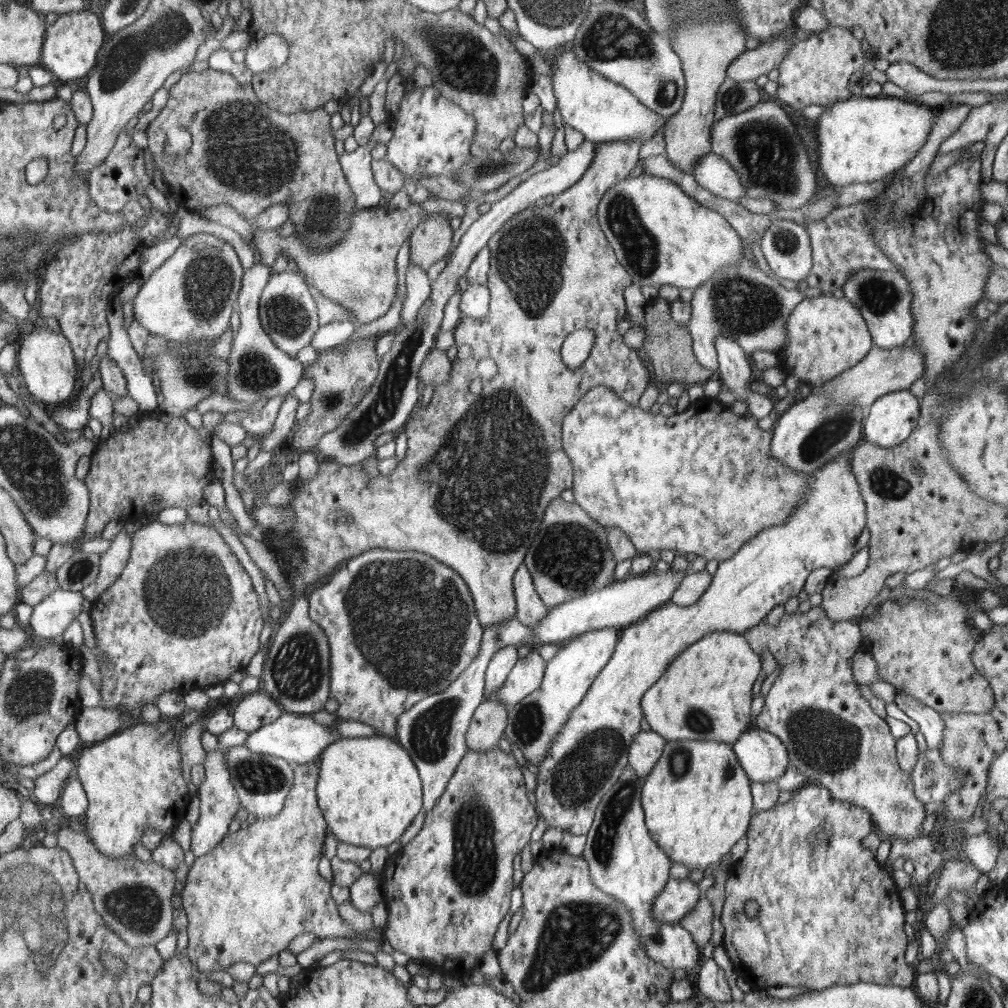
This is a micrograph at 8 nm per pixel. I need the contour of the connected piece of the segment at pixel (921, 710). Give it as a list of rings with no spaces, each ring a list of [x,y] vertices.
[[[906,692],[896,693],[895,702],[908,717],[920,725],[919,732],[924,735],[928,749],[940,750],[945,730],[941,714]]]

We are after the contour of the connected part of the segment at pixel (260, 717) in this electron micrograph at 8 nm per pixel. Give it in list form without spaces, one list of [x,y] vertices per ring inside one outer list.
[[[265,692],[246,694],[233,708],[233,726],[243,732],[252,733],[258,728],[275,723],[280,717],[278,702]]]

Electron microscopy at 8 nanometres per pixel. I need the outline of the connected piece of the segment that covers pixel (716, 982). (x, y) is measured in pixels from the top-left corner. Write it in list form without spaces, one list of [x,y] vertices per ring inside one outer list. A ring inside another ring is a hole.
[[[706,958],[698,972],[698,990],[711,1002],[728,1002],[732,1000],[728,979],[724,970],[713,958]]]

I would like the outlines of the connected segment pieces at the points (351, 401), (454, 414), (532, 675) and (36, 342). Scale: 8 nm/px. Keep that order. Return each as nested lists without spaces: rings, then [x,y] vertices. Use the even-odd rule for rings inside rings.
[[[379,334],[370,339],[342,342],[334,348],[319,351],[317,359],[309,366],[303,377],[314,380],[316,387],[310,398],[310,411],[306,419],[297,422],[298,429],[294,430],[292,449],[299,453],[307,452],[312,446],[318,446],[319,440],[336,426],[342,424],[348,415],[359,406],[372,384],[378,379],[379,365],[376,354],[376,340]]]
[[[640,140],[596,143],[594,160],[592,160],[592,164],[588,166],[588,170],[584,172],[584,176],[578,182],[575,182],[571,187],[556,196],[549,206],[537,207],[534,204],[531,208],[521,212],[521,214],[516,214],[512,220],[506,221],[504,226],[500,227],[495,236],[492,236],[490,243],[487,244],[487,248],[492,254],[489,272],[487,273],[487,286],[488,290],[490,290],[488,315],[478,320],[464,317],[461,323],[458,322],[455,326],[455,343],[459,352],[452,361],[451,380],[443,386],[436,387],[430,403],[426,405],[426,409],[417,410],[416,414],[412,415],[412,419],[407,420],[407,423],[401,429],[406,432],[408,437],[407,451],[404,458],[398,462],[398,465],[391,468],[386,477],[380,476],[380,472],[378,472],[376,456],[370,460],[370,466],[365,466],[365,468],[362,468],[359,464],[346,466],[331,460],[320,459],[315,480],[310,480],[310,482],[299,480],[299,484],[295,482],[294,499],[292,503],[286,506],[286,509],[291,514],[296,514],[297,517],[296,526],[292,528],[293,532],[282,534],[282,532],[272,530],[268,531],[265,539],[267,543],[269,542],[269,546],[277,546],[281,550],[281,556],[287,555],[290,558],[290,556],[294,556],[296,551],[301,553],[300,558],[290,559],[289,562],[287,561],[284,564],[284,576],[290,584],[292,596],[297,596],[297,594],[304,592],[309,593],[340,566],[343,566],[344,562],[355,556],[362,555],[363,552],[370,551],[372,548],[416,550],[416,552],[428,552],[428,556],[436,556],[436,560],[444,560],[444,564],[454,568],[463,577],[475,598],[479,620],[484,627],[491,627],[494,624],[500,624],[504,620],[512,620],[512,618],[516,617],[516,612],[518,611],[518,602],[515,600],[514,593],[516,570],[524,566],[524,562],[526,562],[527,552],[530,550],[534,538],[538,535],[547,507],[550,506],[554,499],[560,497],[563,490],[574,487],[574,464],[563,447],[563,420],[591,388],[608,387],[624,401],[627,401],[628,404],[638,405],[640,397],[642,397],[646,386],[648,386],[648,368],[642,366],[642,362],[640,362],[640,358],[636,354],[636,349],[627,344],[625,334],[620,334],[616,330],[618,323],[622,321],[624,314],[626,314],[624,288],[630,284],[631,274],[619,264],[618,257],[607,240],[606,234],[598,224],[599,204],[604,198],[604,194],[607,194],[610,187],[616,186],[616,183],[630,174],[630,170],[639,162],[642,148],[643,145],[640,144]],[[584,329],[592,329],[595,336],[589,356],[577,368],[565,366],[562,364],[562,357],[560,357],[561,344],[570,333]],[[338,518],[346,518],[348,521],[345,524],[338,523]],[[436,538],[466,538],[466,540],[440,540],[438,542]],[[466,556],[472,556],[472,562],[470,562],[472,568],[468,568]]]
[[[533,647],[526,657],[519,658],[519,662],[512,667],[502,684],[502,688],[490,694],[488,699],[502,701],[506,703],[508,709],[514,707],[542,684],[544,670],[546,670],[546,661],[540,655],[538,648]]]
[[[46,323],[35,326],[35,332],[23,335],[17,353],[18,368],[24,384],[35,402],[65,404],[70,402],[76,386],[76,363],[71,341],[62,332],[54,332]]]

